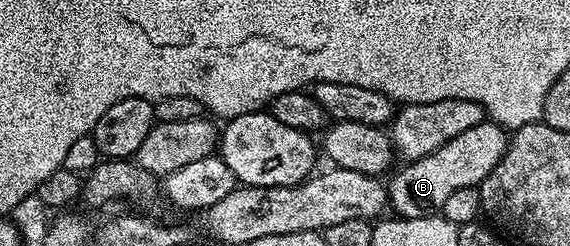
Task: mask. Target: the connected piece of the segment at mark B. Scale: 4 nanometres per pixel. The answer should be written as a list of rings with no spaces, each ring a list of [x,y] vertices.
[[[485,120],[461,136],[453,136],[449,144],[437,148],[437,152],[426,154],[416,162],[408,162],[390,175],[391,182],[386,183],[389,206],[401,218],[429,218],[442,211],[445,200],[457,188],[478,187],[479,183],[497,168],[501,156],[505,156],[509,134],[499,123]]]

